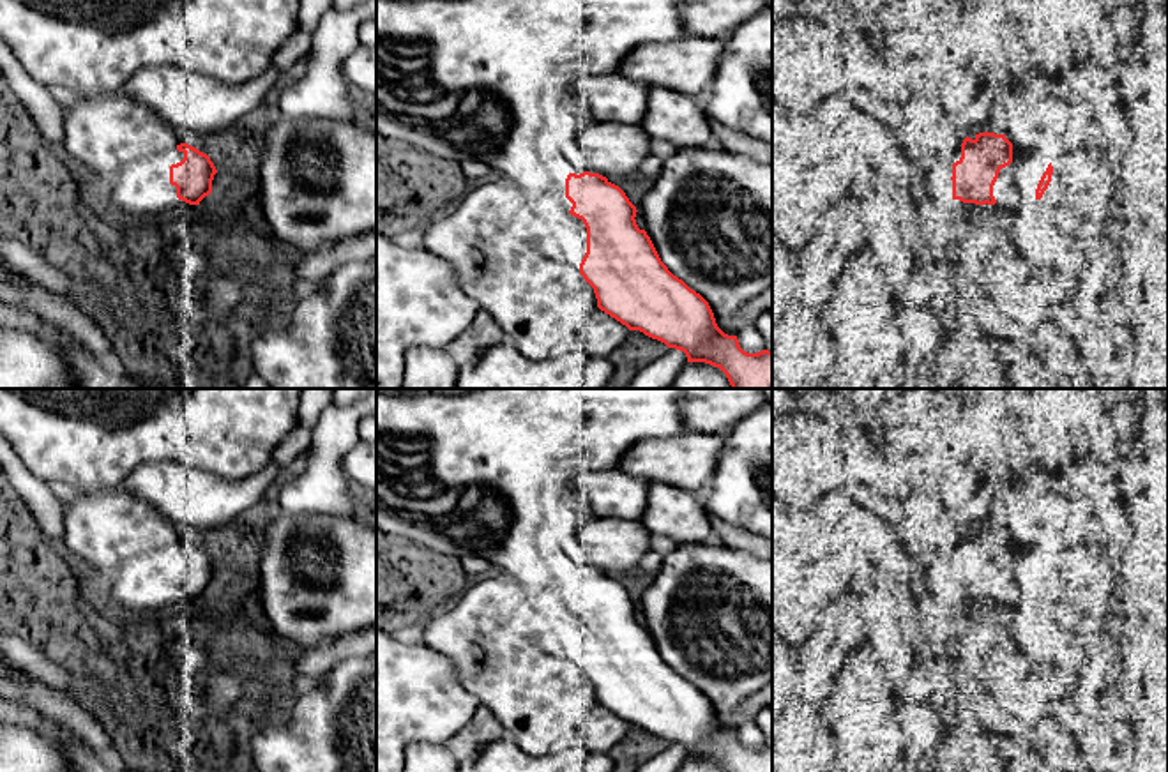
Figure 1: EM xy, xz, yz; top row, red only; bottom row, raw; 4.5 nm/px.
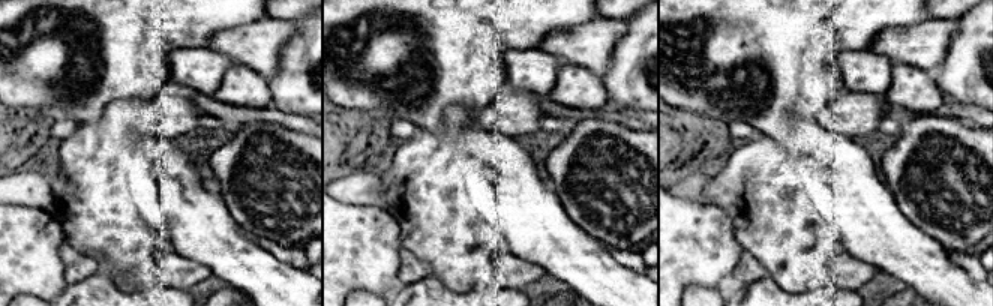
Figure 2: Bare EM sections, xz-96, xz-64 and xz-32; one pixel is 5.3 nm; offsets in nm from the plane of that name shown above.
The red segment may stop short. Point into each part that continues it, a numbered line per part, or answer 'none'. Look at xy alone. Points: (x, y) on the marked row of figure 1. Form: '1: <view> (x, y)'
1: xy (136, 189)

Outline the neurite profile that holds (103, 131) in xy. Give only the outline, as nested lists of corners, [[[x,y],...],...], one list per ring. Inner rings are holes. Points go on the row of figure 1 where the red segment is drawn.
[[[124,90],[85,92],[80,101],[64,110],[64,157],[76,173],[87,177],[94,187],[104,187],[131,164],[148,154],[177,148],[187,143],[187,136],[170,120],[154,113],[143,102],[129,97]]]

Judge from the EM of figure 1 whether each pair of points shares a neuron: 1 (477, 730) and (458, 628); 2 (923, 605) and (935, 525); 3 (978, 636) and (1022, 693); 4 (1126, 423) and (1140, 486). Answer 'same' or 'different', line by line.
1: different
2: same
3: same
4: different

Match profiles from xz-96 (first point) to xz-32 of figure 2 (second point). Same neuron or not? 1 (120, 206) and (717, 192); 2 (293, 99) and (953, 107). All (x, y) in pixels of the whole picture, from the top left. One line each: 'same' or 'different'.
1: same
2: different

